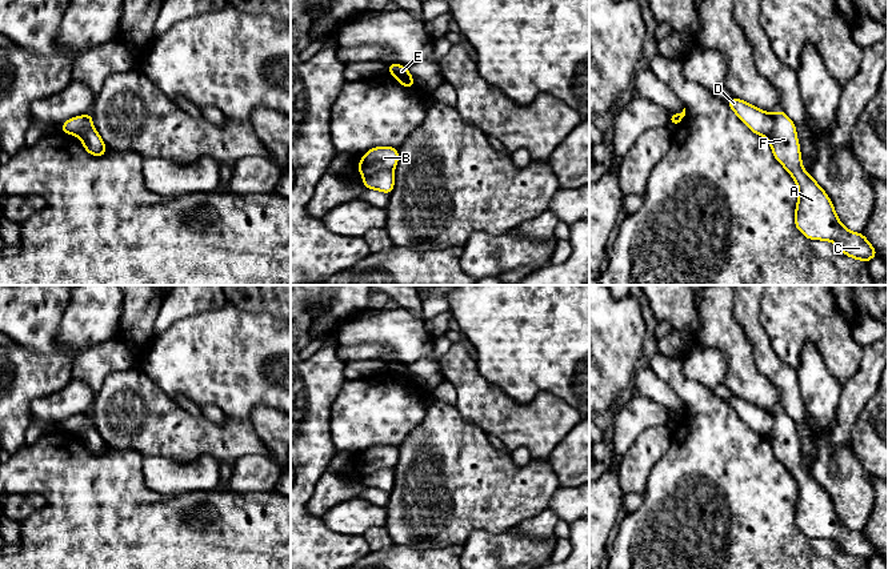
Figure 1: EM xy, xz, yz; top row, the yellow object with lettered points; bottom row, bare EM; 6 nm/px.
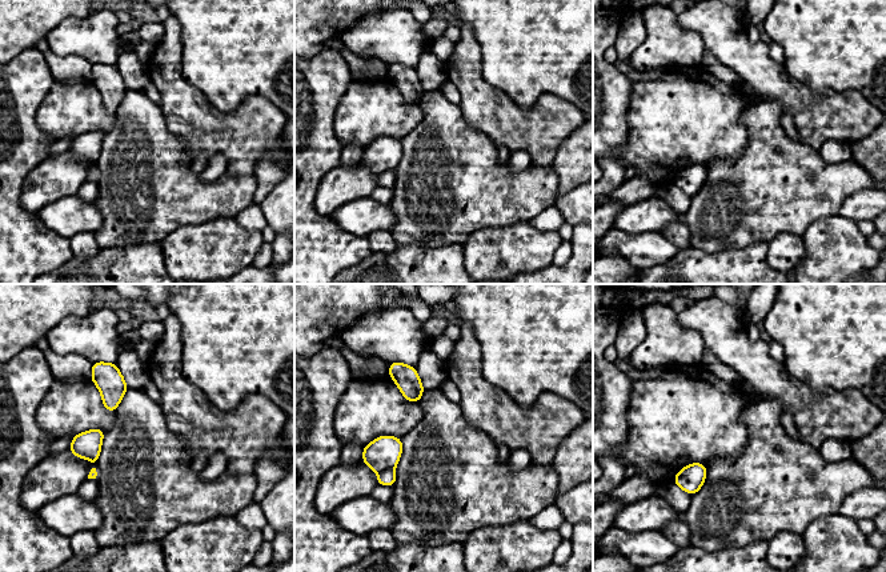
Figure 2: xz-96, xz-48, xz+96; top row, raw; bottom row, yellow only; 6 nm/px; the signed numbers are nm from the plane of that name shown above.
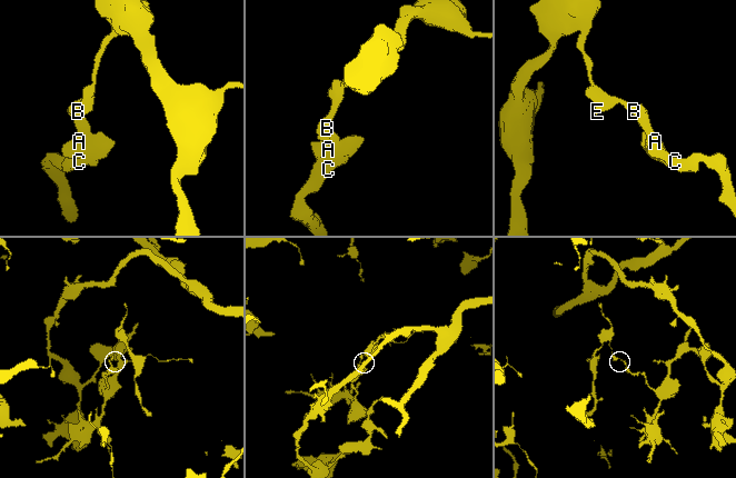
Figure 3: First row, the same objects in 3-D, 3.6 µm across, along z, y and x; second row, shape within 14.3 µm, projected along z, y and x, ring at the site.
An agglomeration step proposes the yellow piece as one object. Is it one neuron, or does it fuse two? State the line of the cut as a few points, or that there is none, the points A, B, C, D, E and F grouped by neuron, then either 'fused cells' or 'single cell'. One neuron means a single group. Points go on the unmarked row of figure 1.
xz (392, 467), (384, 467), (363, 476) | A C F / B D E | fused cells

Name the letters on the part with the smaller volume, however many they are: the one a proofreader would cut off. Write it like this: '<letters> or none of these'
B, D, E

